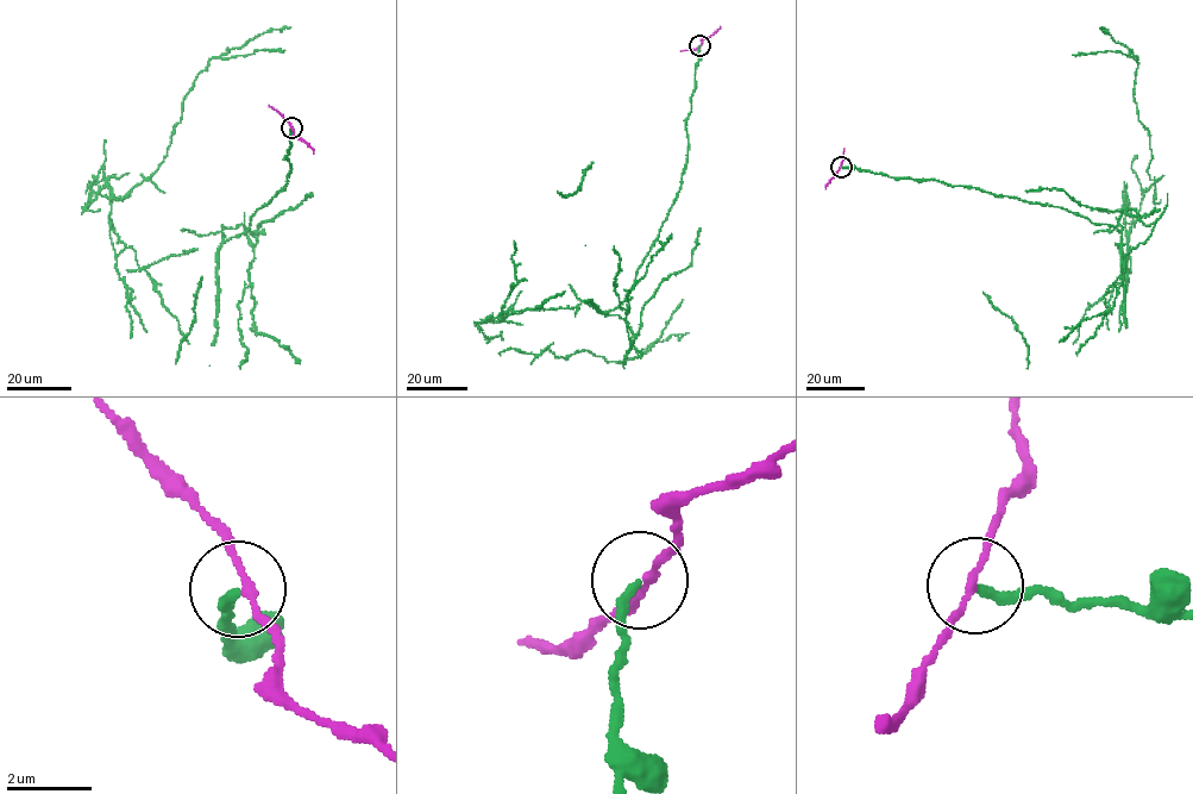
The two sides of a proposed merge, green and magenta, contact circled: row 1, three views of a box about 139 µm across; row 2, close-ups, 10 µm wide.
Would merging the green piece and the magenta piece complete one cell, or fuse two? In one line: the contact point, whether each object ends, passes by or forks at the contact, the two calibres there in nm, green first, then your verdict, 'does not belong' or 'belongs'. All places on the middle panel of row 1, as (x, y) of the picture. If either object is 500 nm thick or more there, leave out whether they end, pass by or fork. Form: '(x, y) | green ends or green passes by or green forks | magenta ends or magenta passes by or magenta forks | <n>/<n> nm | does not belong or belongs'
(699, 45) | green ends | magenta passes by | 200/150 nm | does not belong

